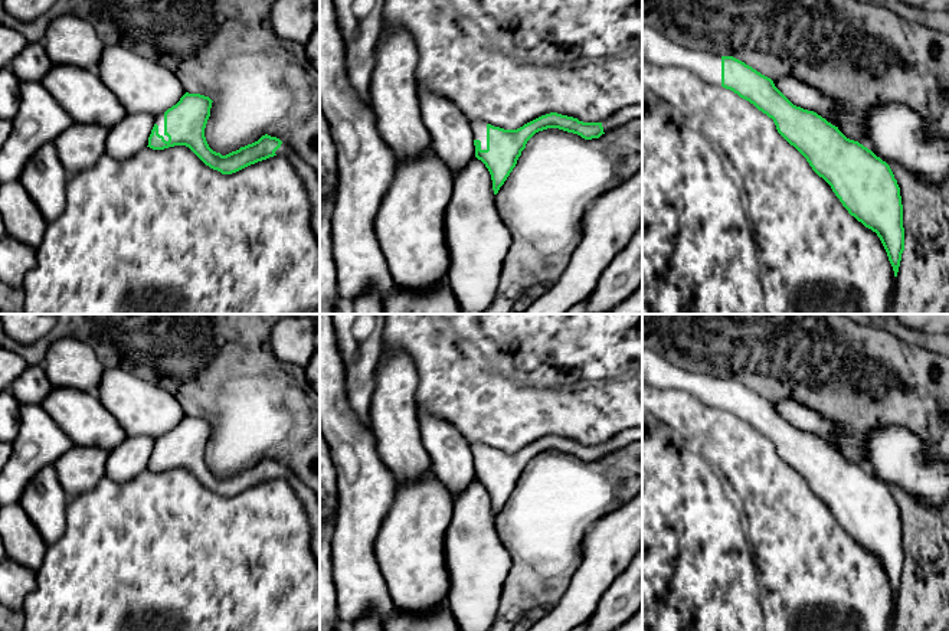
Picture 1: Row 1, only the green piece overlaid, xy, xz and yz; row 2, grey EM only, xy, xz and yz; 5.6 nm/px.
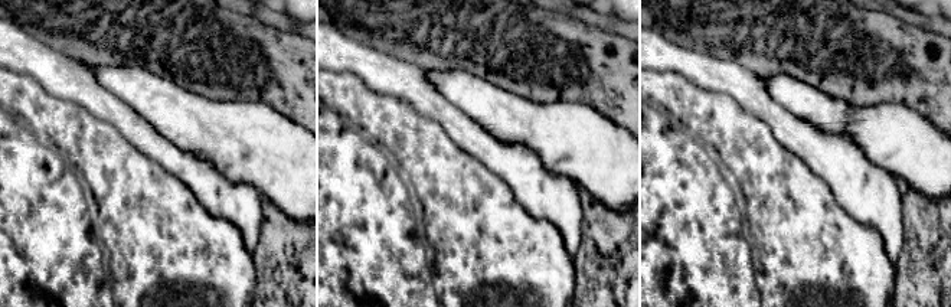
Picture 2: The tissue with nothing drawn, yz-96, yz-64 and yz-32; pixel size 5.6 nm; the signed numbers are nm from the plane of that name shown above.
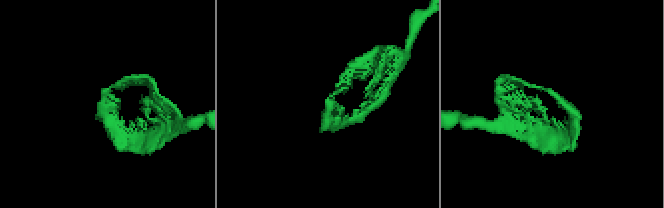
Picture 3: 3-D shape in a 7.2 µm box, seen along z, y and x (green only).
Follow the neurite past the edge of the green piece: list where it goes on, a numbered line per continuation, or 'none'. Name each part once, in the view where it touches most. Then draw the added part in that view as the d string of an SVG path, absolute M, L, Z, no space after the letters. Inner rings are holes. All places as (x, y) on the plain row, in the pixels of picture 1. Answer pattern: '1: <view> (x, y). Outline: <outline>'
1: xy (160, 442). Outline: M160 437L157 441L154 441L154 447L158 448L158 457L163 458L166 464L168 464L168 460L164 457L164 437Z
2: xy (311, 503). Outline: M282 464L275 474L276 478L287 480L294 488L295 494L304 504L310 524L311 524L311 550L320 565L320 498L315 493L298 477L294 471Z

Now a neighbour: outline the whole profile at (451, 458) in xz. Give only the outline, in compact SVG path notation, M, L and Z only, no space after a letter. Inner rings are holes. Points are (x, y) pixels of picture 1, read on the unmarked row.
M419 411L422 444L431 458L431 471L456 497L475 478L471 445L442 418Z

